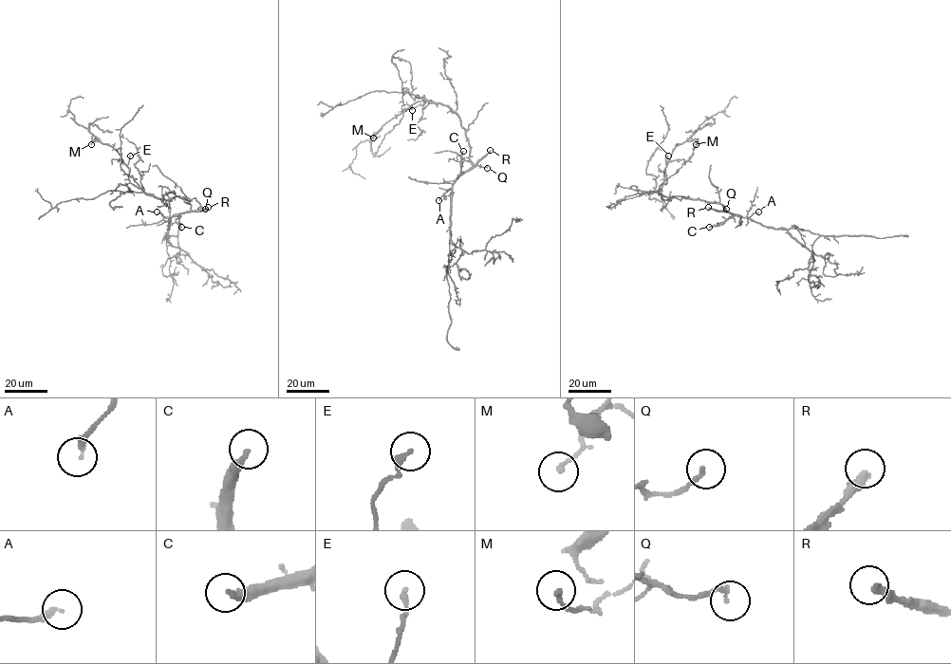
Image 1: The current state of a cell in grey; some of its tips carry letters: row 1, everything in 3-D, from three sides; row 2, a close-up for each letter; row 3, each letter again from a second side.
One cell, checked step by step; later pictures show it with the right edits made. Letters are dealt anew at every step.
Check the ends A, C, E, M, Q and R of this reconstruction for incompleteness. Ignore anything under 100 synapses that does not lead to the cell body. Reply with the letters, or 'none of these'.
C, R

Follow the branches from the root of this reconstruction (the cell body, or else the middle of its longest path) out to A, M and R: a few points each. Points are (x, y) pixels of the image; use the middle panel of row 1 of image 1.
A: (468, 142), (472, 167), (458, 176), (438, 200)
M: (468, 142), (454, 112), (425, 101), (416, 101), (388, 120), (374, 135), (377, 138), (373, 138)
R: (468, 142), (473, 167), (490, 150)

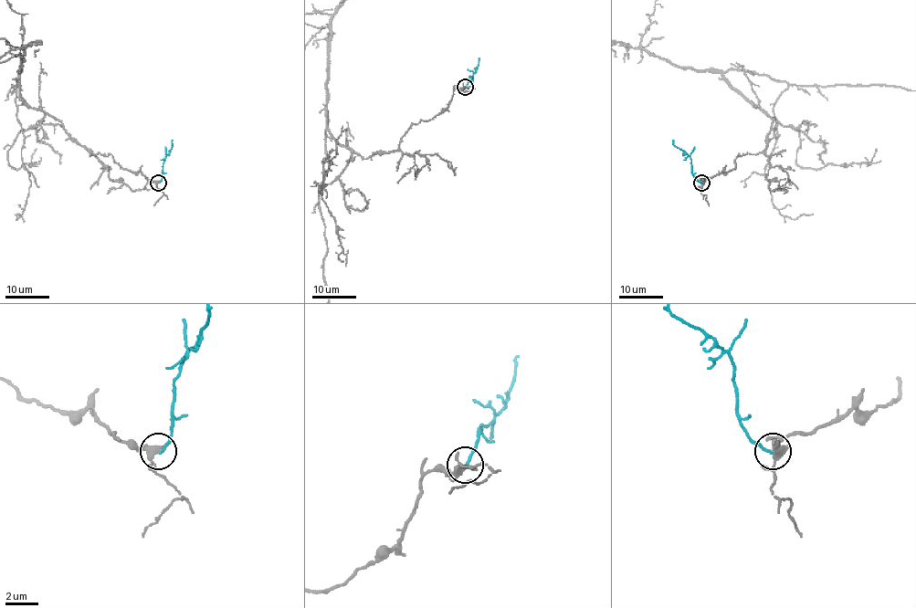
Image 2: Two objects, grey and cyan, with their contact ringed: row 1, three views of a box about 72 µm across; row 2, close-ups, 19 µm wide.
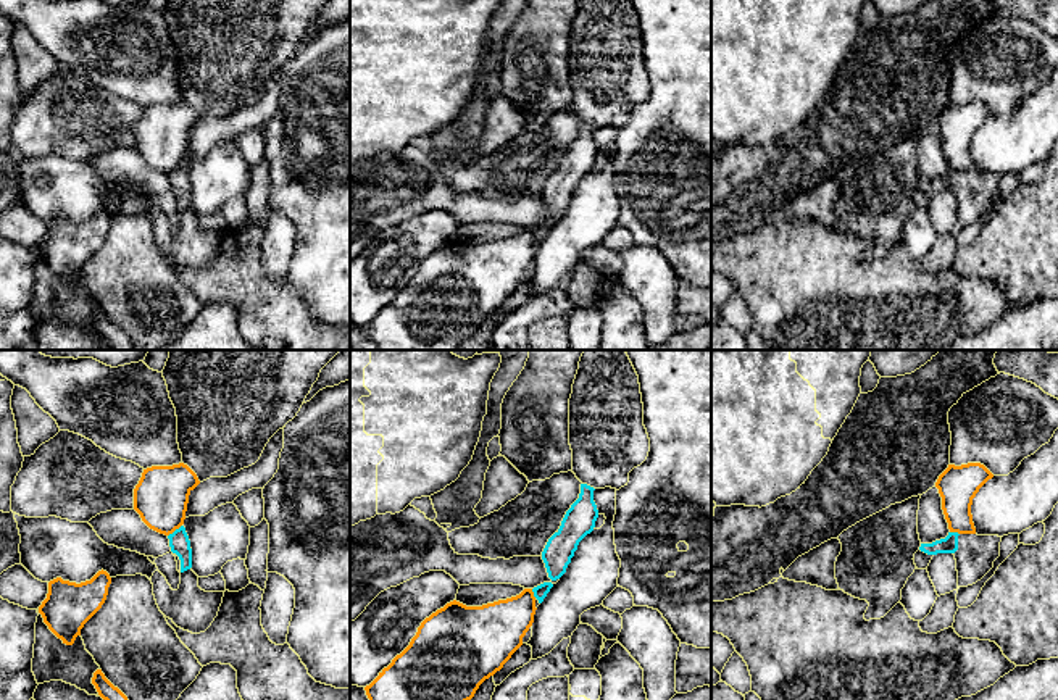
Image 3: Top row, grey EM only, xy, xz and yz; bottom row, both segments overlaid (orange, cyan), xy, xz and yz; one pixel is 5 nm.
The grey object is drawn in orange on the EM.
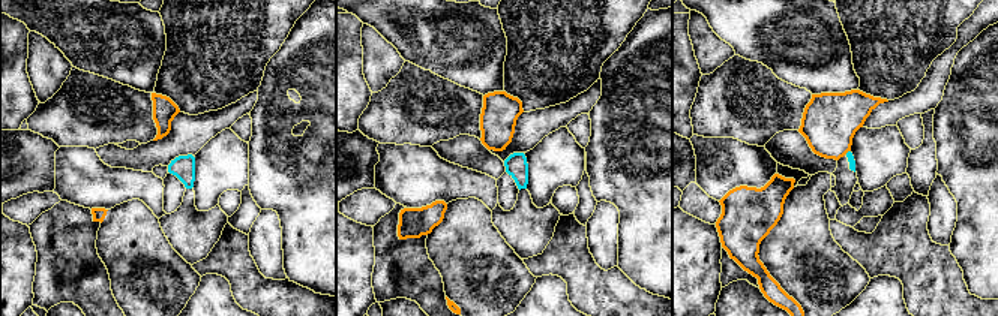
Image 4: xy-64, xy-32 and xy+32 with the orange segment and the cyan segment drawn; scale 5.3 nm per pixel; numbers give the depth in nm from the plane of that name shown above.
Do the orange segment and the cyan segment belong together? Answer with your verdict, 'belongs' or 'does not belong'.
does not belong

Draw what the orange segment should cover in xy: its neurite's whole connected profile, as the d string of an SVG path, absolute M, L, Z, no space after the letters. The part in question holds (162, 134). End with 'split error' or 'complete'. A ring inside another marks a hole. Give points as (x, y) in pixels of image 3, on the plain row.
M184 102L147 106L134 127L134 148L150 168L169 174L184 163L189 134L198 123Z; complete

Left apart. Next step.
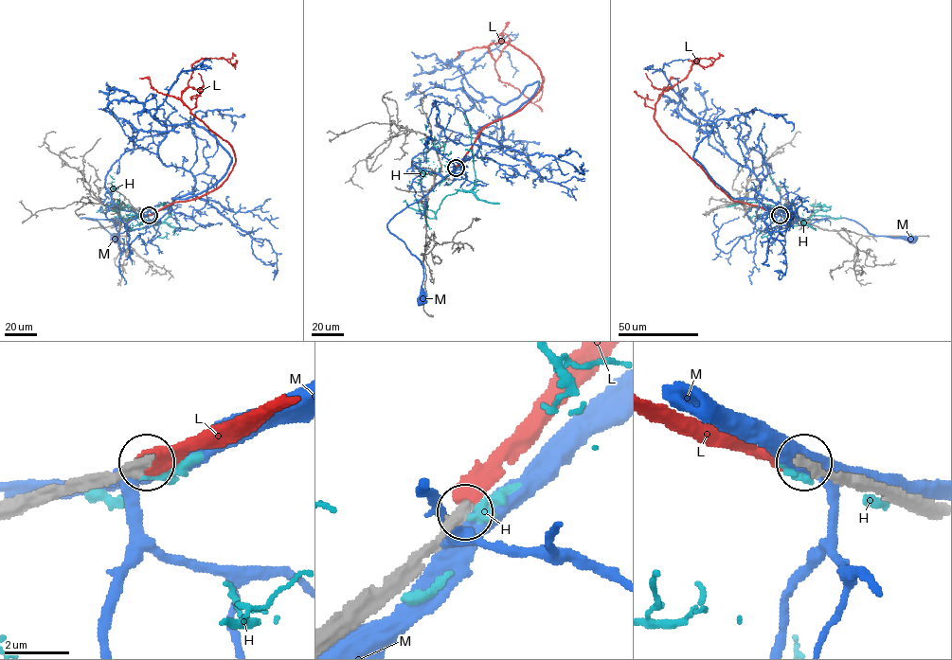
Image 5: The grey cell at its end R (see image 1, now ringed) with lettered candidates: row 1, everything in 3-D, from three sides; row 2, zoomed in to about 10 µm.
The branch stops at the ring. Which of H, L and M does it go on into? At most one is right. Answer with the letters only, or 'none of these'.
none of these

